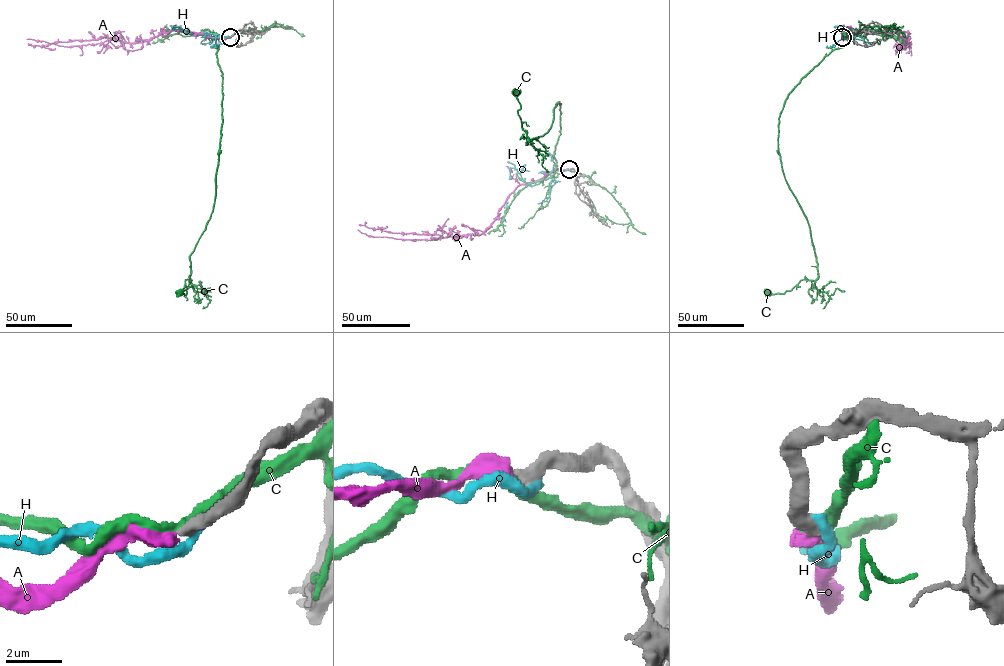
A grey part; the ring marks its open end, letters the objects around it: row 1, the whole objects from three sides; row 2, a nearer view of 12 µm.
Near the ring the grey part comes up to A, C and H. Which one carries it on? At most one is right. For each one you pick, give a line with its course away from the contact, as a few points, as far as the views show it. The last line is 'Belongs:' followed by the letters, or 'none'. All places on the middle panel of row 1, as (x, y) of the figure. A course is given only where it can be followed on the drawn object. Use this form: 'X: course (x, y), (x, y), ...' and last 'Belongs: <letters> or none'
Belongs: none

